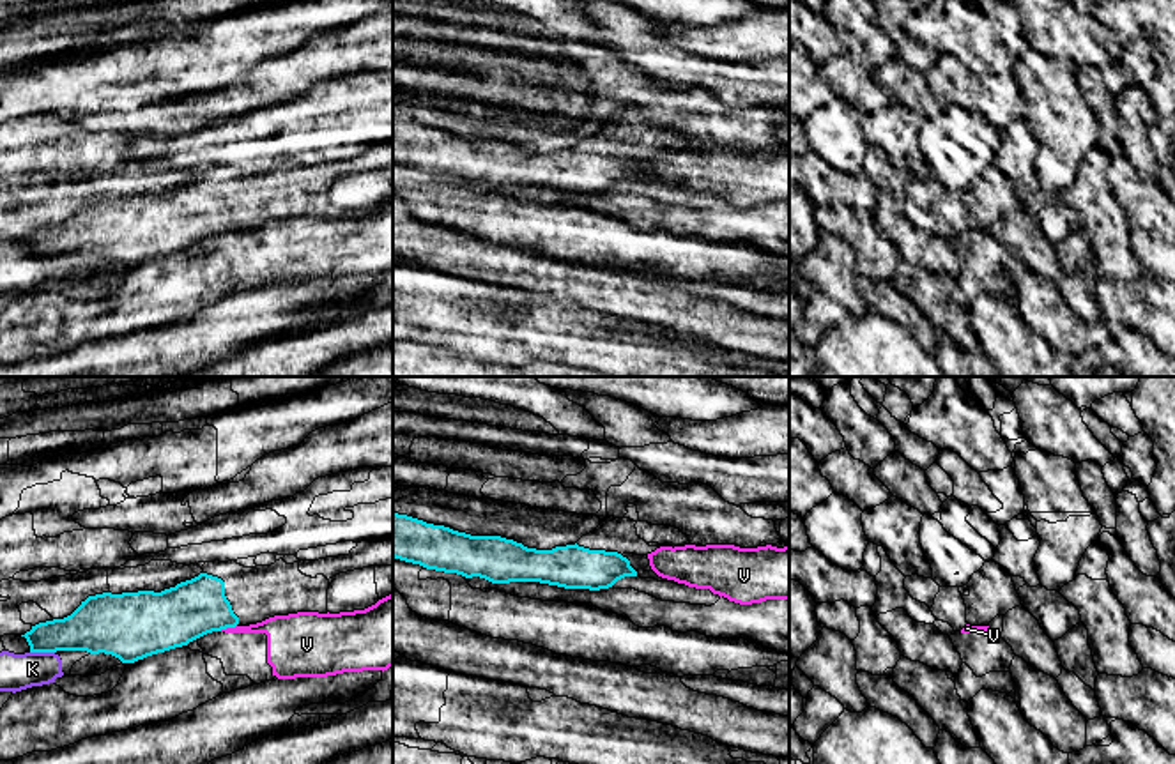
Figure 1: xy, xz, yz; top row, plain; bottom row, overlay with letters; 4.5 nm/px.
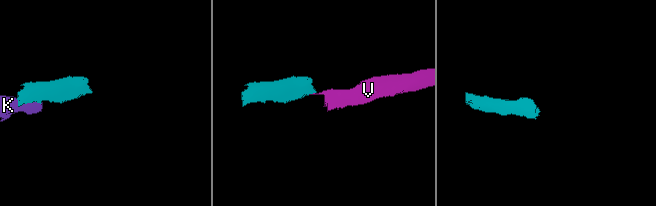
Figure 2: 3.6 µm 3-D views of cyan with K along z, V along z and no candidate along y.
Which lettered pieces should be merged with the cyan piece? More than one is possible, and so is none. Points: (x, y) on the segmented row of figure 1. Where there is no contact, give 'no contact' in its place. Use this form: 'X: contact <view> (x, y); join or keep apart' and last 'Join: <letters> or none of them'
K: contact xy (43, 651); keep apart
V: contact xy (227, 626); keep apart
Join: none of them

